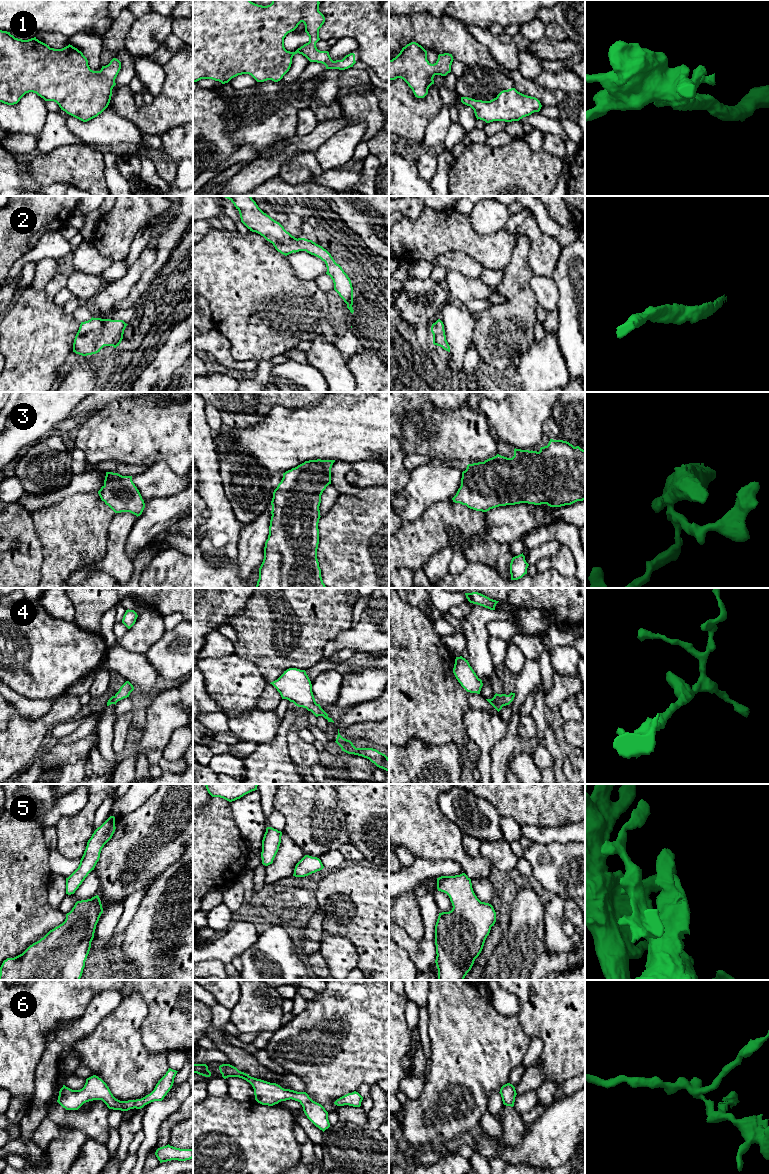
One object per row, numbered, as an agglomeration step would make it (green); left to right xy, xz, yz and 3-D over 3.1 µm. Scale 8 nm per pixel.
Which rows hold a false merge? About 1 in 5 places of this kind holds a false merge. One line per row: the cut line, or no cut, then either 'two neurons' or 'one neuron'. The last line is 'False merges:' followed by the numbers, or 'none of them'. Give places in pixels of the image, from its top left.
1: no cut; one neuron
2: no cut; one neuron
3: no cut; one neuron
4: no cut; one neuron
5: no cut; one neuron
6: no cut; one neuron
False merges: none of them

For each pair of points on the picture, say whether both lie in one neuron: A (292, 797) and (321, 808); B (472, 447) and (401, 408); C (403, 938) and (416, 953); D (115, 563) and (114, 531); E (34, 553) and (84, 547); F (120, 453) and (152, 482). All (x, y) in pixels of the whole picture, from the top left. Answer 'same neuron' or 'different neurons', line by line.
A: same neuron
B: same neuron
C: same neuron
D: same neuron
E: different neurons
F: different neurons

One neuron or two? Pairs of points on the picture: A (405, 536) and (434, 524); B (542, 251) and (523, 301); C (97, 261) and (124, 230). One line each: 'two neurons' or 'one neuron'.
A: one neuron
B: two neurons
C: two neurons

